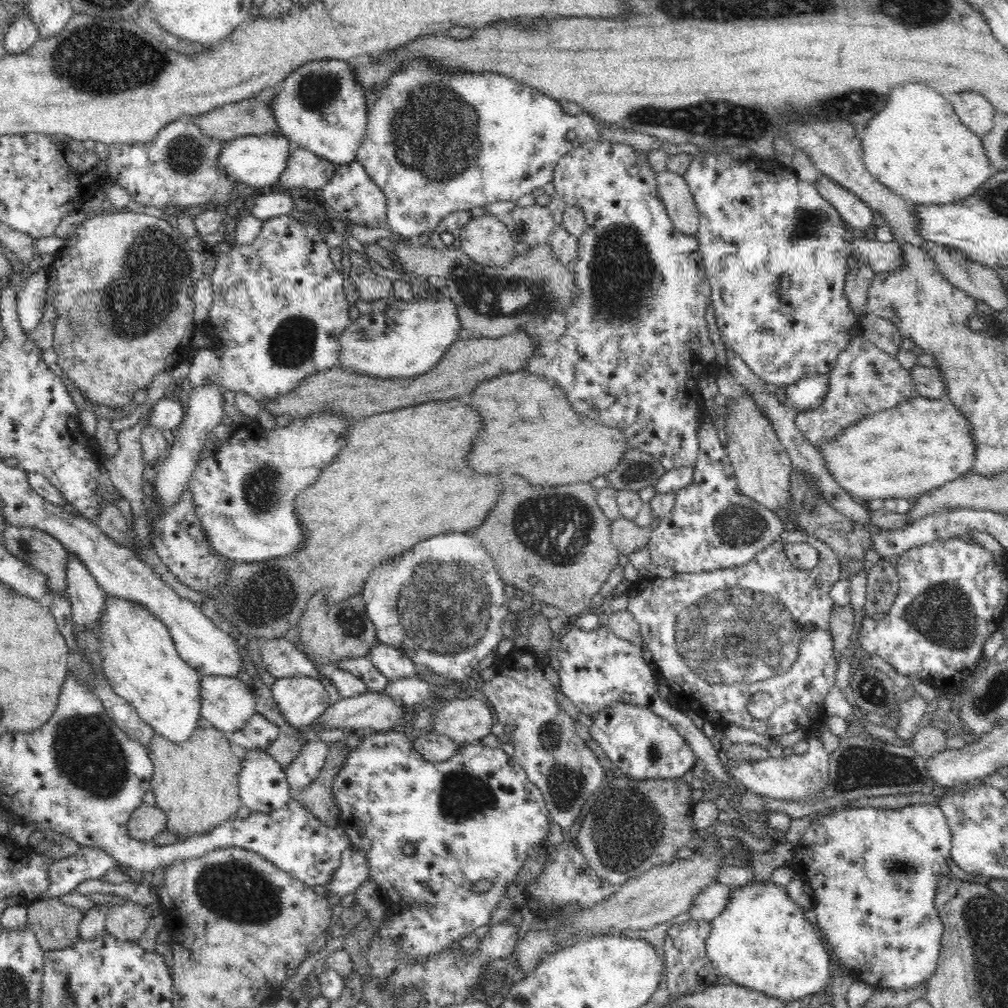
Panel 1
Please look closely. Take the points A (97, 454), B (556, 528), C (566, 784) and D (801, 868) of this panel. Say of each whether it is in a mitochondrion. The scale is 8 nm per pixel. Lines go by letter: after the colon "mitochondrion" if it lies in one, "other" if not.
A: other
B: mitochondrion
C: mitochondrion
D: other

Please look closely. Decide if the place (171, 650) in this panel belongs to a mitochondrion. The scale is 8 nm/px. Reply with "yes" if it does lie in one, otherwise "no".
no

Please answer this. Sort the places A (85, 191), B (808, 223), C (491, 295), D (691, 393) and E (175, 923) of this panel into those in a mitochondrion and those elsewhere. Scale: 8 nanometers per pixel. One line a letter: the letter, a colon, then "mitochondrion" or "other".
A: other
B: mitochondrion
C: mitochondrion
D: other
E: other

